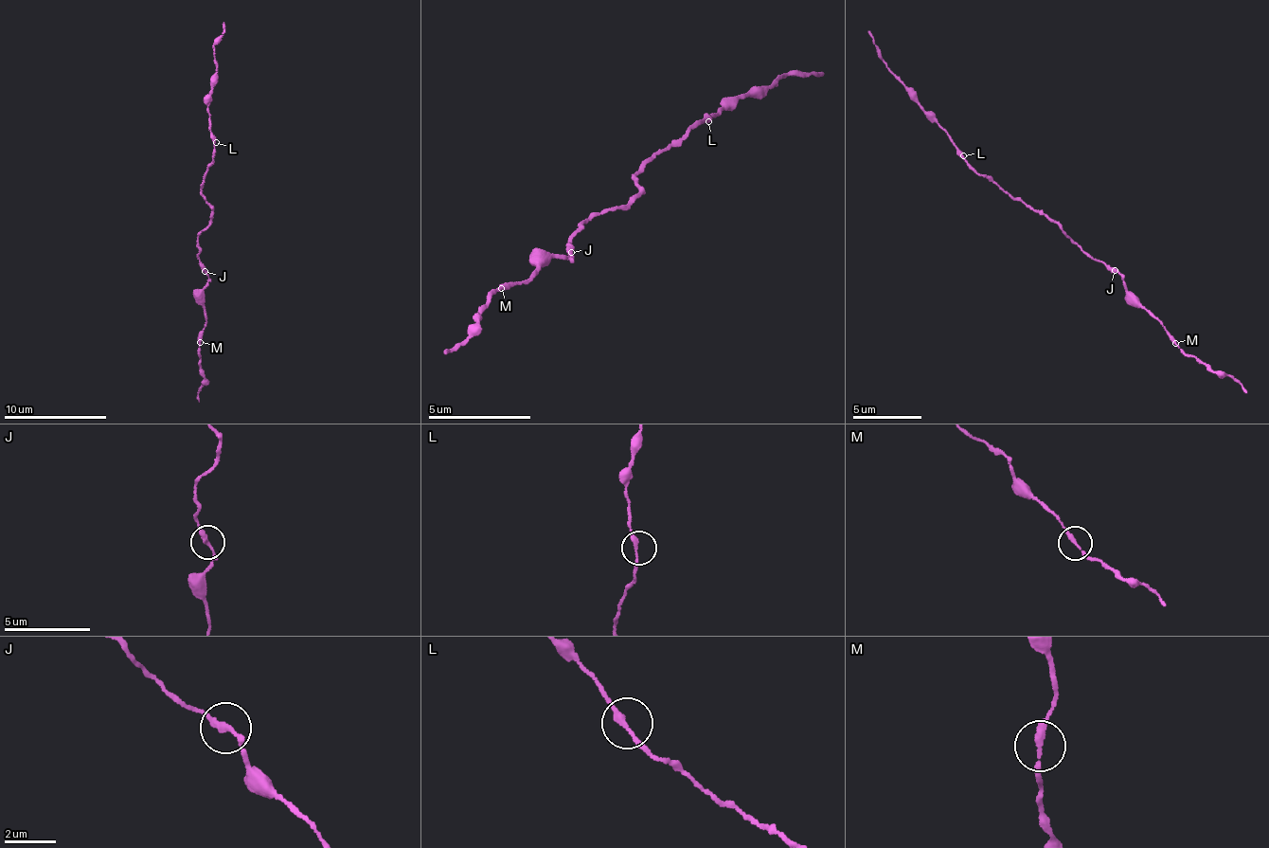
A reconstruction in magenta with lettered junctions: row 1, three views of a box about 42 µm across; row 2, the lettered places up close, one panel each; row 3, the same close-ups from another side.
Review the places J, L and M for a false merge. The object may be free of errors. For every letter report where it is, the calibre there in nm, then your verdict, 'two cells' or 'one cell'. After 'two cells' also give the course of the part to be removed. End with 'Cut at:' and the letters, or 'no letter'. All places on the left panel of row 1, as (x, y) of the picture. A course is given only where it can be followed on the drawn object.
J: place (205, 271); calibre 200 nm; one cell
L: place (216, 142); calibre 220 nm; one cell
M: place (200, 342); calibre 220 nm; one cell
Cut at: no letter

